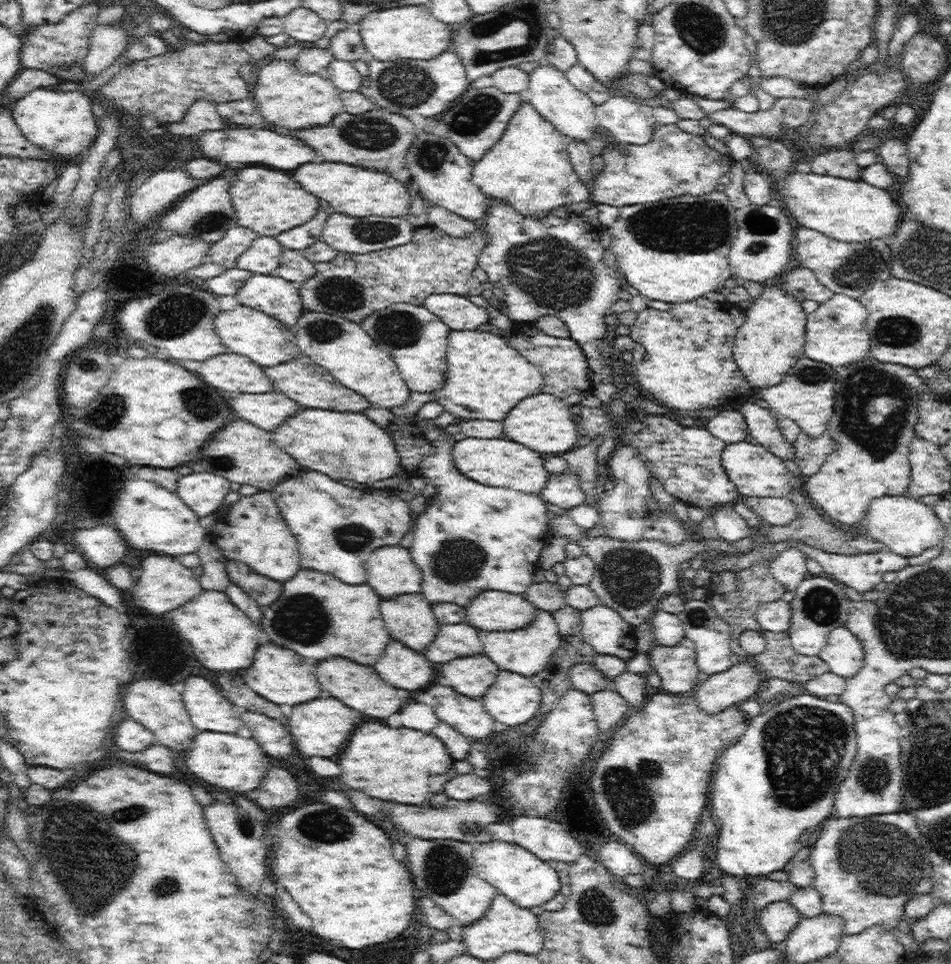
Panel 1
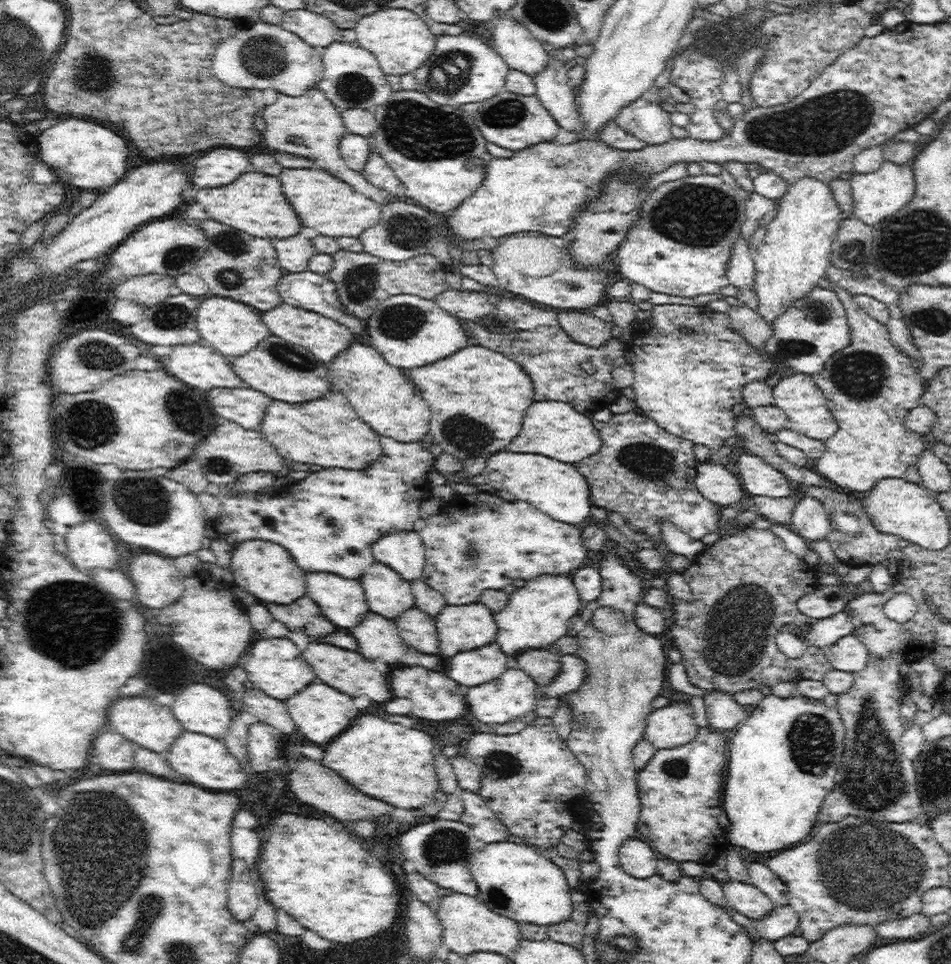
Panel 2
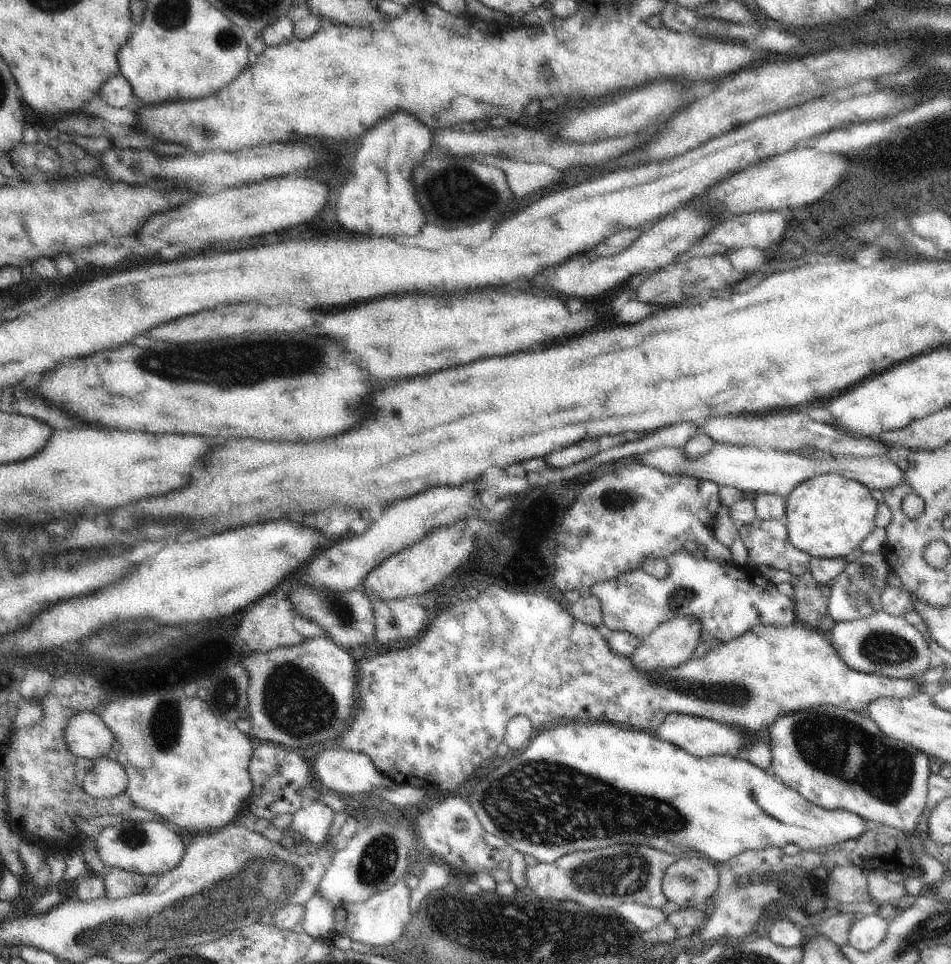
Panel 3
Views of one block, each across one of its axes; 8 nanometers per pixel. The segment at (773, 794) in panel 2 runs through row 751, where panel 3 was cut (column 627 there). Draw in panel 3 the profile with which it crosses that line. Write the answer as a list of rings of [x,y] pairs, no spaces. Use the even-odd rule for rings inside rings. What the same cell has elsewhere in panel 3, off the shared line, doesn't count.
[[[564,722],[536,733],[521,752],[518,758],[482,778],[474,788],[474,798],[470,794],[470,804],[474,804],[484,830],[503,838],[510,851],[530,854],[541,863],[552,863],[574,851],[598,850],[628,842],[646,844],[668,854],[697,854],[716,862],[728,862],[746,850],[768,846],[784,848],[786,844],[796,844],[813,853],[838,849],[846,840],[857,841],[862,834],[876,829],[858,814],[824,810],[812,804],[779,777],[742,757],[697,757],[652,733],[623,730],[612,723]]]

